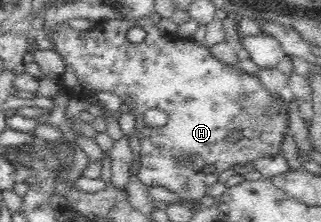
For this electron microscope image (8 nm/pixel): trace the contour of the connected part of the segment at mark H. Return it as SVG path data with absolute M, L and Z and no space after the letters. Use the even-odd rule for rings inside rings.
M144 17L141 20L117 20L117 19L103 19L102 22L95 22L94 25L90 25L85 31L77 31L70 25L69 22L64 22L59 25L59 30L54 32L50 37L52 41L53 50L62 56L64 63L66 64L64 73L59 77L60 89L63 89L70 98L85 98L87 100L96 96L99 91L112 91L116 93L122 100L122 104L128 105L132 116L136 118L136 129L134 132L135 136L135 147L136 147L136 167L135 173L139 178L139 181L146 187L165 187L166 189L176 194L175 203L199 203L200 200L207 196L207 192L212 188L213 185L219 182L218 178L221 173L226 170L232 169L235 165L246 165L249 162L254 162L256 159L273 157L282 153L282 139L286 133L289 132L289 101L288 98L282 98L279 102L276 98L264 88L264 84L260 81L258 76L244 73L237 65L226 65L221 61L218 61L216 57L210 53L208 47L204 44L199 44L191 39L167 39L165 36L160 35L158 27L156 26L156 18ZM132 25L140 25L146 31L146 37L141 44L132 44L126 38L126 33ZM148 109L160 109L167 114L168 125L165 130L151 130L146 128L144 124L144 113ZM231 134L240 134L242 138L238 143L231 143L229 136ZM208 165L214 165L216 167L216 173L204 173L204 167Z

